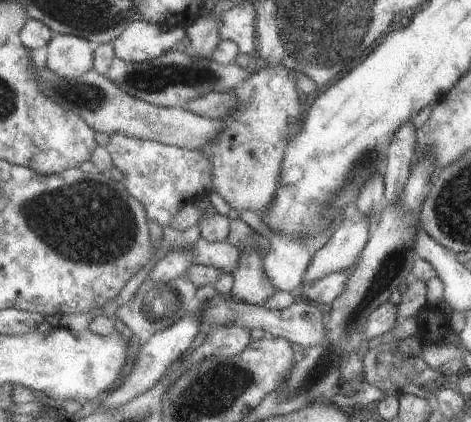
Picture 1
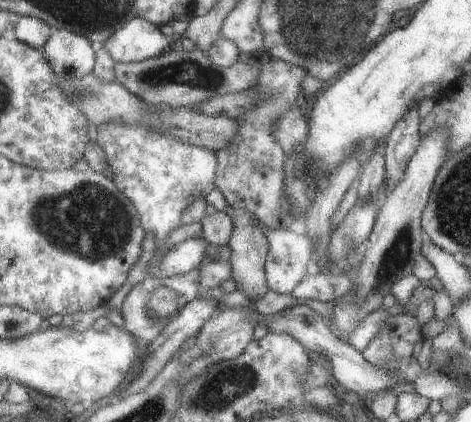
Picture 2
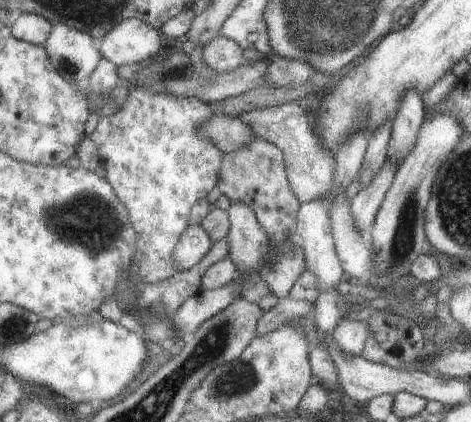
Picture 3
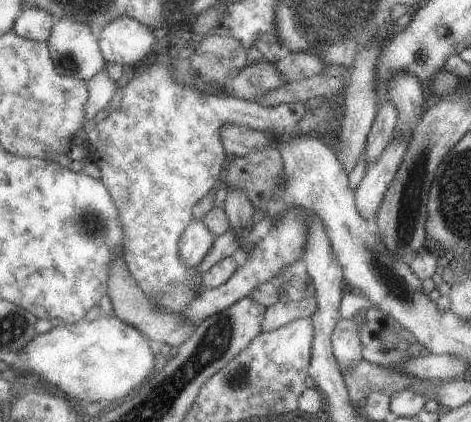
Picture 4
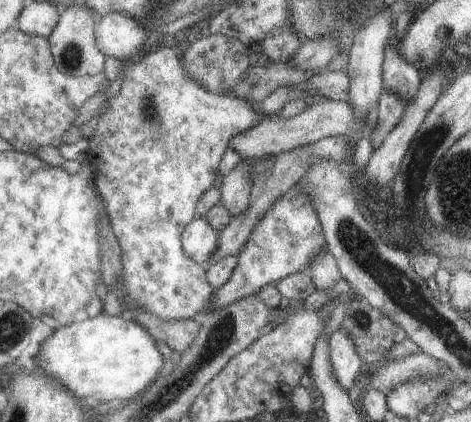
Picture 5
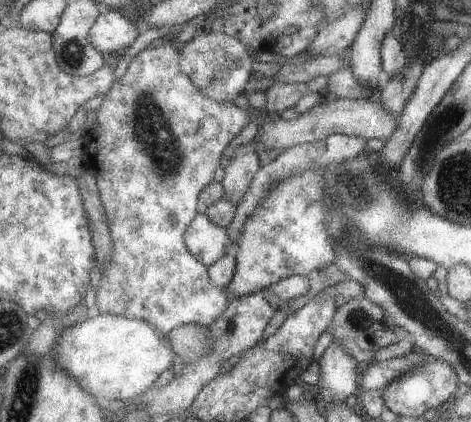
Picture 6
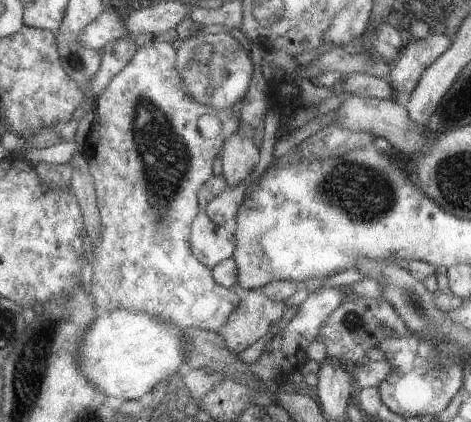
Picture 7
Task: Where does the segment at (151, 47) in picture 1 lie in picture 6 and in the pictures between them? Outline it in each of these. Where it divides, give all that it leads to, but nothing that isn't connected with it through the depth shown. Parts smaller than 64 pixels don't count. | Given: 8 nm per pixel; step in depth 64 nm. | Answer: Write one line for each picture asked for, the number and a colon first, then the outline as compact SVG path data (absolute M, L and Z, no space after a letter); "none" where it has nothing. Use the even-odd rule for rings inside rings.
2: M131 18L103 42L101 50L107 52L115 64L131 64L163 54L175 40L181 38L163 36L151 22L143 18Z
3: M125 18L115 24L101 36L99 46L101 58L109 60L117 68L139 64L145 58L157 58L163 52L165 48L159 40L159 30L137 18Z
4: M127 16L109 20L97 34L99 52L103 58L121 64L125 70L129 70L133 62L151 56L153 42L157 40L153 38L151 28Z
5: M109 12L107 16L99 16L93 30L95 46L101 54L123 60L141 48L147 26L135 18L127 18L119 12Z
6: M109 10L95 18L93 26L87 32L87 42L97 52L111 54L129 48L139 34L141 30L137 30L135 22L129 22L117 10Z

